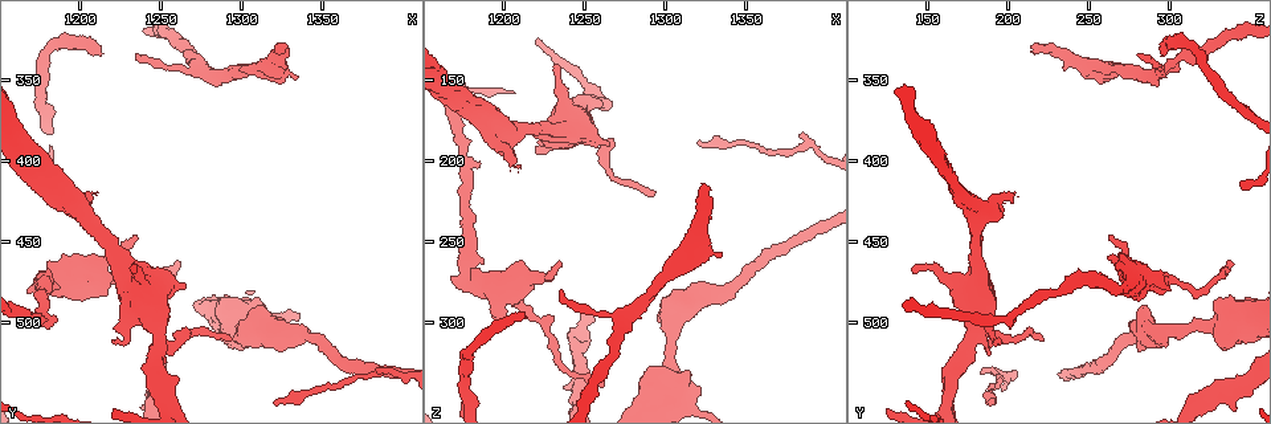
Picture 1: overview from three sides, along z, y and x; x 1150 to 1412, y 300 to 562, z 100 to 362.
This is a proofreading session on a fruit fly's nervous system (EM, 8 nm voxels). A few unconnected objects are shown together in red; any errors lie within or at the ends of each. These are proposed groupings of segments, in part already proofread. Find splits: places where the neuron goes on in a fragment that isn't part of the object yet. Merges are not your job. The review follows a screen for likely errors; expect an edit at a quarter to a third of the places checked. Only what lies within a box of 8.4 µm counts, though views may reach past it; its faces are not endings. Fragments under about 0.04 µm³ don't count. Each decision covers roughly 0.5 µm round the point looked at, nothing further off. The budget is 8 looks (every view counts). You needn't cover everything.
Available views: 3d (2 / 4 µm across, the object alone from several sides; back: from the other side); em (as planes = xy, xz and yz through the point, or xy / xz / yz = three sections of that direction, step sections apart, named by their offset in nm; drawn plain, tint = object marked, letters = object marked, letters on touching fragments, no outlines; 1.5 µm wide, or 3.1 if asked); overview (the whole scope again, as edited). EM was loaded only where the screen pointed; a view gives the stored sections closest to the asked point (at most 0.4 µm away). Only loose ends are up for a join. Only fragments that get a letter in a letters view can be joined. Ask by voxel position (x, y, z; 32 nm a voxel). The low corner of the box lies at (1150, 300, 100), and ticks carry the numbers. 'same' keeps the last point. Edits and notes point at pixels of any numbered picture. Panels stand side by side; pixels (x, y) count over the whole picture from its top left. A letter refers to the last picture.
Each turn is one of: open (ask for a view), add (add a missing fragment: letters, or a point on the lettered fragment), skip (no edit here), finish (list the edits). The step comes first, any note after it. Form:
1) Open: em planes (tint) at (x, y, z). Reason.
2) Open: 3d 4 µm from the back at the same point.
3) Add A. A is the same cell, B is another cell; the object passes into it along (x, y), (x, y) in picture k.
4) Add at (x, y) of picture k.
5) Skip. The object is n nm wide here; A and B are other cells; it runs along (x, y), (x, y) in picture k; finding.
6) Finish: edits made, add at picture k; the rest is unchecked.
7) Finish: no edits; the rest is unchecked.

Open: em xz step 8 (tint) at (1234, 446, 264). Thin end.

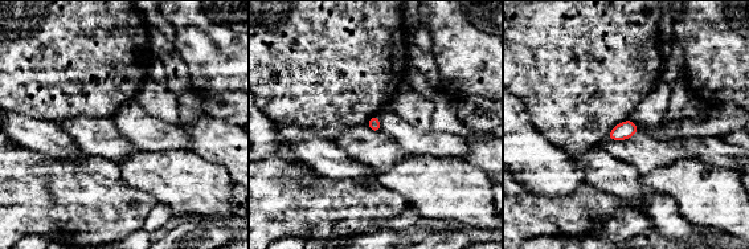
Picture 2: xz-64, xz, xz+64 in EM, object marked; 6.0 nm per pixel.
Open: em planes (letters) at the same point. Cut it another way.

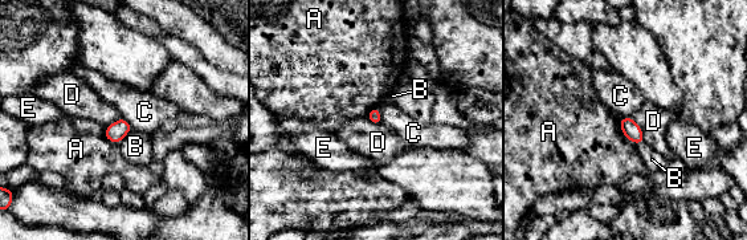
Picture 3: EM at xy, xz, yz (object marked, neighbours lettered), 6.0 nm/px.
Skip. A, B, C, D and E are other cells; a border runs along (629, 117), (640, 127), (645, 142) in picture 3; no lettered fragment goes on from it.

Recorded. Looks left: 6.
Open: 3d 2 µm at (1292, 510, 220). Tapers out.

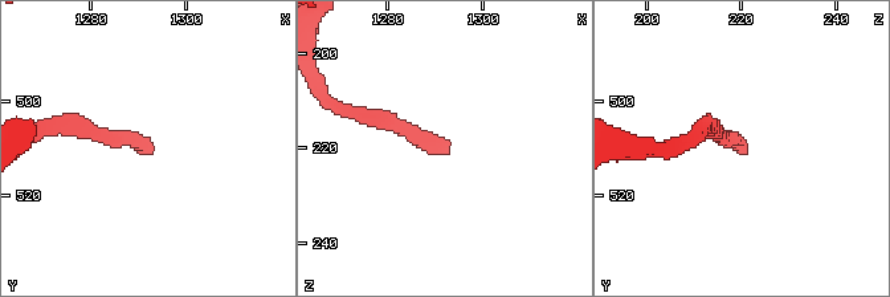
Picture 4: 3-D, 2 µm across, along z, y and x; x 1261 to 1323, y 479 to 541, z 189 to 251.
Open: em xy step 4 (tint) at (1293, 509, 219). Need the tissue.

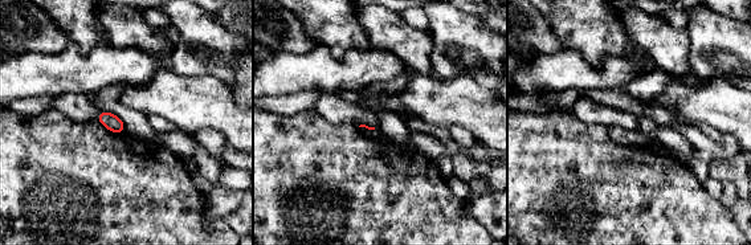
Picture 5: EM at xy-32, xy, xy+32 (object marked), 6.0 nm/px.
Open: em planes (letters) at the same point. Another direction.

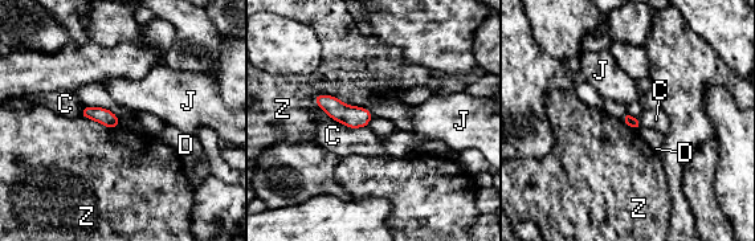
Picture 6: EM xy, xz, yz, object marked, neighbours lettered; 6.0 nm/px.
Skip. C, D, J and Z are other cells; a border runs along (311, 97), (334, 96), (363, 107) in picture 6; none of them fits.

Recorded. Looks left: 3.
Open: em planes (letters) at (1328, 330, 214). An open end.

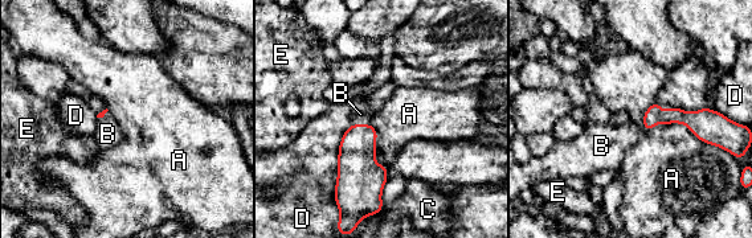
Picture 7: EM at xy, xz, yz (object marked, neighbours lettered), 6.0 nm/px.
Add B. B is the same cell, A, C, D and E are other cells; the object passes into it along (356, 165), (360, 124), (360, 114) in picture 7; the neuron continues.

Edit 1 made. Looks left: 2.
Finish: edits made, add at picture 7; the rest is unchecked.

